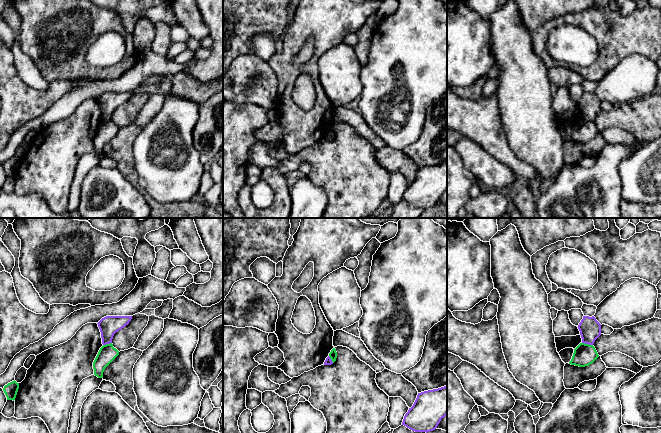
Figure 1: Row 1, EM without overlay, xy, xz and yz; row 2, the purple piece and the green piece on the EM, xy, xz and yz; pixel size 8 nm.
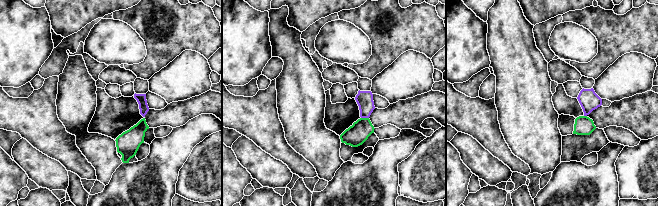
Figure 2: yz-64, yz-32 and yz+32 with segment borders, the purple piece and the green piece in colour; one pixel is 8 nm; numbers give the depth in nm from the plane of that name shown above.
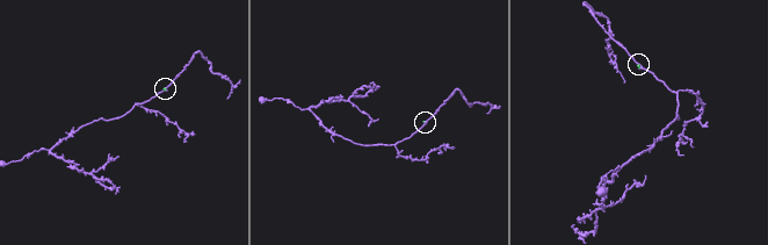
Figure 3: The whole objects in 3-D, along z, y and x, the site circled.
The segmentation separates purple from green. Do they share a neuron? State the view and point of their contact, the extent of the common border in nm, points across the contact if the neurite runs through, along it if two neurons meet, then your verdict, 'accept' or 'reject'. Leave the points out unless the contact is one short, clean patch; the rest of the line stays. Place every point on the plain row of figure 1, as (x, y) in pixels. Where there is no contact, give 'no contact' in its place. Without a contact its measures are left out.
contact yz (587, 119); length 90 nm; border yz (582, 118), (592, 121); reject

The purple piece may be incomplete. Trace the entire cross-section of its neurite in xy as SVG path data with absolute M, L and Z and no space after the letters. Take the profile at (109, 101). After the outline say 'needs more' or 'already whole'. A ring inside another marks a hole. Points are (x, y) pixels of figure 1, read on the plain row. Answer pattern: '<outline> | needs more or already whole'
M106 92L97 100L101 108L102 120L112 119L116 108L124 104L131 97L132 92Z | already whole

